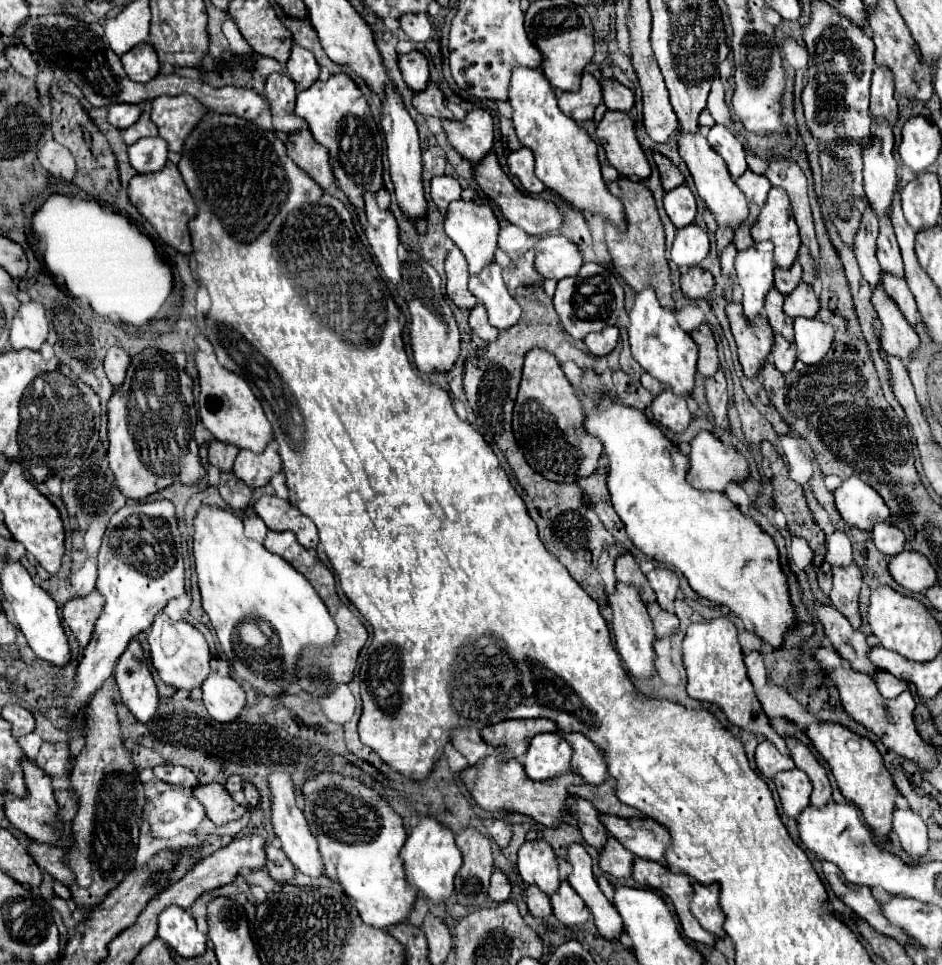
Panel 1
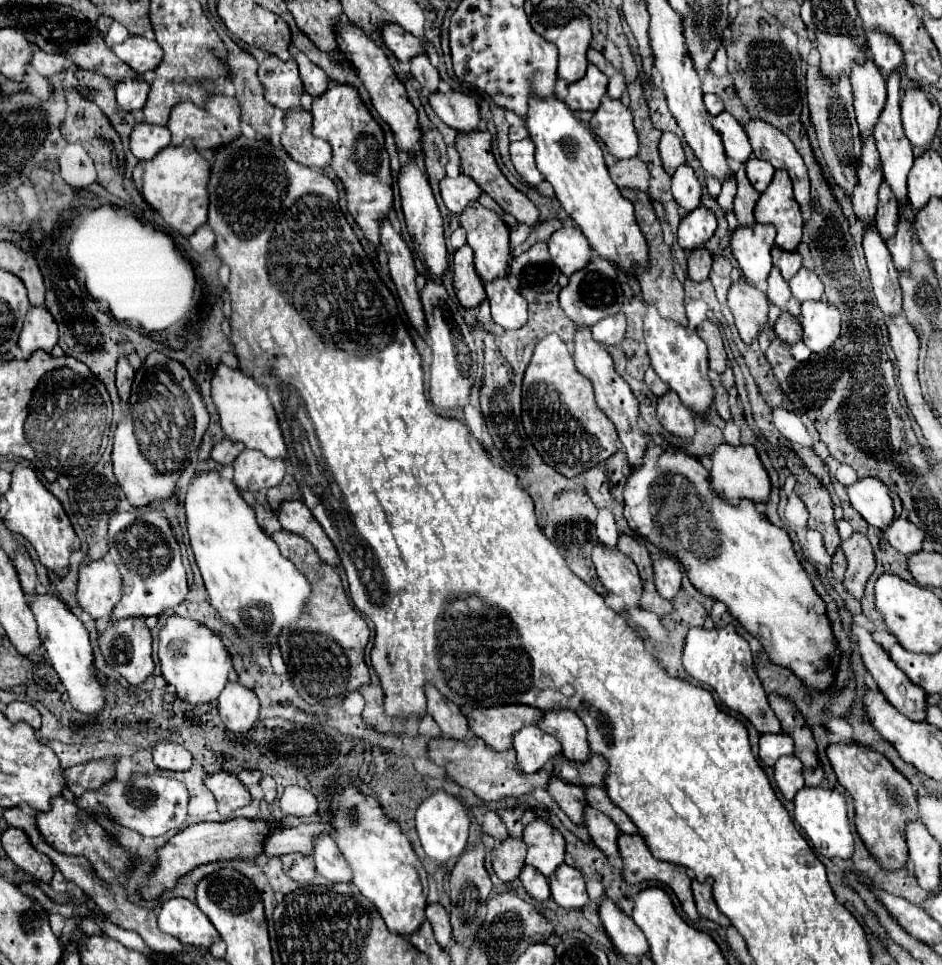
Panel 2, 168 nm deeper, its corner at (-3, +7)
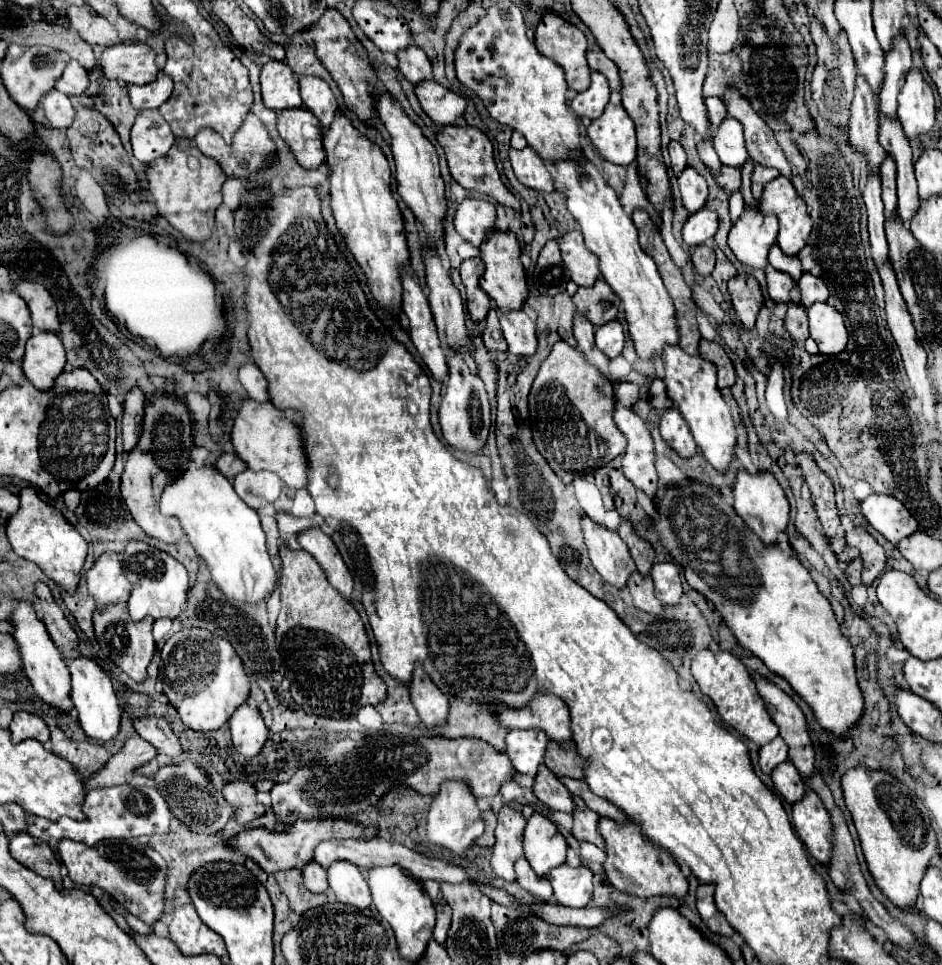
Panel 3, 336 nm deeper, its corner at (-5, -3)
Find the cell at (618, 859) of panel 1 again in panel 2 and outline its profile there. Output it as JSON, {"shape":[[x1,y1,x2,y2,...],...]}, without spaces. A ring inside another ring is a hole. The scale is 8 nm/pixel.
{"shape":[[587,807,587,829,593,843,607,857,619,857,619,845,617,845,619,829,617,825,613,825,613,821,609,821,609,817,605,817,605,813,593,807]]}

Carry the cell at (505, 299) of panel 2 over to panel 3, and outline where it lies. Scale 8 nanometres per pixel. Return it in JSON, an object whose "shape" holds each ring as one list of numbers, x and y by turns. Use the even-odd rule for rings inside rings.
{"shape":[[523,309,501,315,501,329,509,345,509,353,517,357,529,357,537,351,535,323,527,317]]}

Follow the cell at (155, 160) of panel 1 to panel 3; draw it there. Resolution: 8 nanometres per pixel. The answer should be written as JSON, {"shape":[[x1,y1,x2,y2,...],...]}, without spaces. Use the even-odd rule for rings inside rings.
{"shape":[[157,109,139,111,135,125,131,129,133,155,139,161,151,163,153,159,167,155,173,143,175,143,175,135]]}

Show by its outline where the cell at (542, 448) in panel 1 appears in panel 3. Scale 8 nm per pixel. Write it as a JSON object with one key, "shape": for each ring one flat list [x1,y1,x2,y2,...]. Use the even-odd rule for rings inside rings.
{"shape":[[557,341,531,387,529,415,539,453,565,483,571,483,577,475,601,469,625,451,627,439,613,421,613,409,613,383,597,367,591,367,579,349]]}

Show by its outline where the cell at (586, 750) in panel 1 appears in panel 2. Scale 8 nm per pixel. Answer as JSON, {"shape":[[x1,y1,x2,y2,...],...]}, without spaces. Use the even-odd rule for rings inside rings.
{"shape":[[547,711,539,727,553,735,561,747,563,755,575,763,587,763,591,759,591,747,587,741,587,729,583,721,569,711]]}

